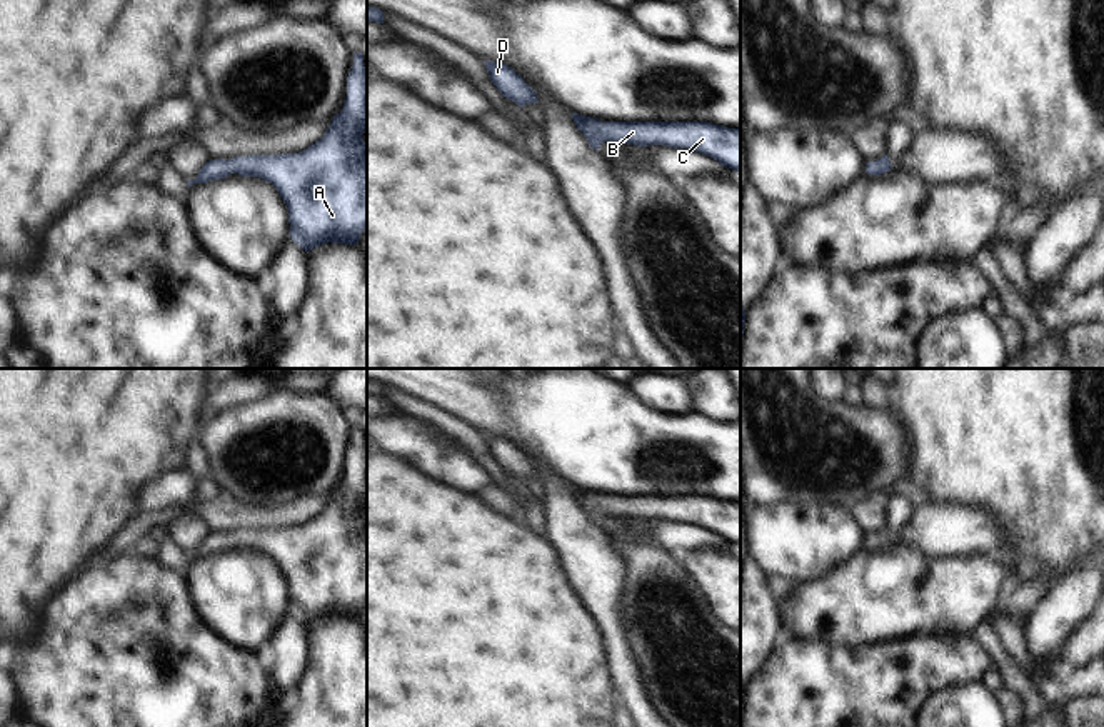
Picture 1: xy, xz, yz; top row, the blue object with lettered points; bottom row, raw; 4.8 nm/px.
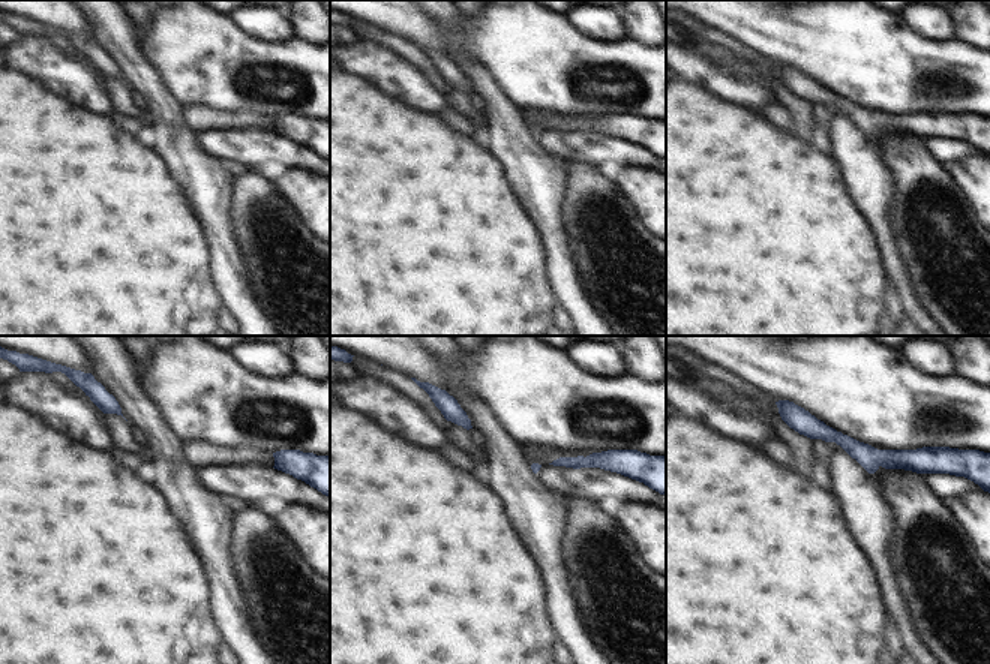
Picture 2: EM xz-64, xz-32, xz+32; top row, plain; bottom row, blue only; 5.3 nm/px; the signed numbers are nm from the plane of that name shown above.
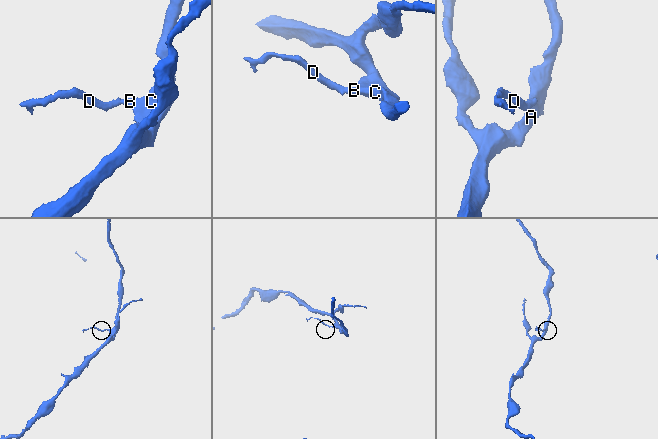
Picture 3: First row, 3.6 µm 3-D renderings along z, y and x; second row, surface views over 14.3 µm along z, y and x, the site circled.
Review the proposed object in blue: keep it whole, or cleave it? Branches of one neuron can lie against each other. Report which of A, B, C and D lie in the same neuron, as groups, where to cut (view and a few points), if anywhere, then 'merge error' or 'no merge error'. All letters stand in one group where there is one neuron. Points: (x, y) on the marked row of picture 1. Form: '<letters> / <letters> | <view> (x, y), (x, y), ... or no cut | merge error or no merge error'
A B C D | no cut | no merge error

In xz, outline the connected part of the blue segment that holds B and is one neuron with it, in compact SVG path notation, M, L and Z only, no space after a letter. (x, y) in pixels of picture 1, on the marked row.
M572 113L577 128L594 150L604 142L629 145L667 145L689 148L717 160L725 168L740 172L740 128L710 122L600 122Z

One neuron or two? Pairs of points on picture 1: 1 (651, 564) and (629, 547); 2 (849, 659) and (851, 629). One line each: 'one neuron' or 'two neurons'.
1: one neuron
2: two neurons

